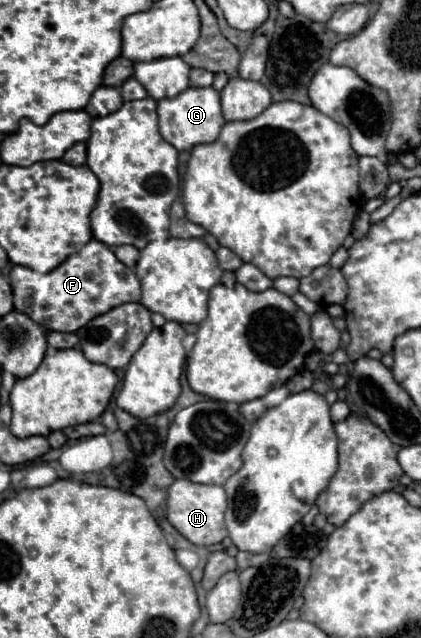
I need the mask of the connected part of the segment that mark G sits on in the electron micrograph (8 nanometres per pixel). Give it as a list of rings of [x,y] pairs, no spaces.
[[[187,87],[177,97],[157,101],[159,133],[179,151],[189,151],[201,143],[213,143],[219,137],[225,119],[221,115],[220,92],[213,87]]]

